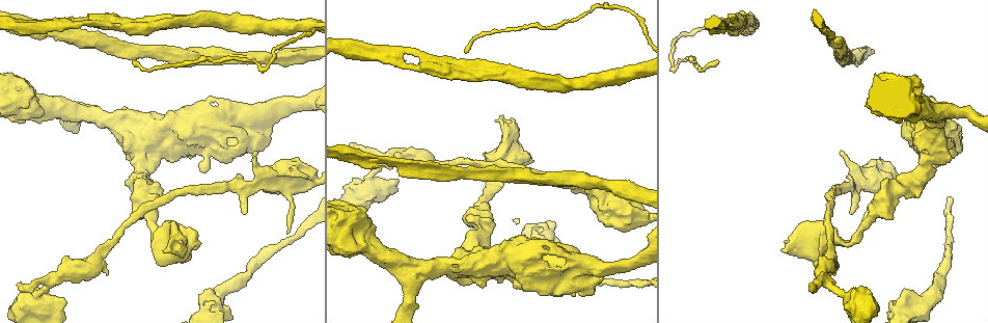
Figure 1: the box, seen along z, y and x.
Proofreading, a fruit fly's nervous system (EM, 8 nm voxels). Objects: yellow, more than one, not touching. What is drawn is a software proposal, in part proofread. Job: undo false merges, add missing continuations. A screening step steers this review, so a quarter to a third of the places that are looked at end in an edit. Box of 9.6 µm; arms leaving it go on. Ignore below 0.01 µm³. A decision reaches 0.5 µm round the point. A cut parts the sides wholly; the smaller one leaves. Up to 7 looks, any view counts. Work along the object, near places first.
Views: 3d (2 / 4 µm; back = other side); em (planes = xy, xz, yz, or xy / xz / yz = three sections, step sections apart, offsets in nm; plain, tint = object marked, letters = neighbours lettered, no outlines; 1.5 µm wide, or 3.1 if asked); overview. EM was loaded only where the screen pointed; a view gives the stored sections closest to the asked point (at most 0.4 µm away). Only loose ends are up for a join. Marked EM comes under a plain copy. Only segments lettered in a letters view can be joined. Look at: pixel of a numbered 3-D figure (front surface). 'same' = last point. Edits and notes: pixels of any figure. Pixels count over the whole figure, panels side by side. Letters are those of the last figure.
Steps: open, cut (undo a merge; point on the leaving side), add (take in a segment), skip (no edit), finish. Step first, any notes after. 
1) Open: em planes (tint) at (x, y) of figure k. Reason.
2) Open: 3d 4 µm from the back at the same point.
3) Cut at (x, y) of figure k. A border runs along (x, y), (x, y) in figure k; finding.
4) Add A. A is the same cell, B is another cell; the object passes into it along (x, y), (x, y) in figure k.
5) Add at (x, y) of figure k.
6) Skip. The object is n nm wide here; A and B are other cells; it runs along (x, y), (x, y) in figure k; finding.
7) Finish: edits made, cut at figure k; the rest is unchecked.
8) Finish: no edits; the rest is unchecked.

Open: em planes (letters) at (809, 284) of figure 1. An open end.

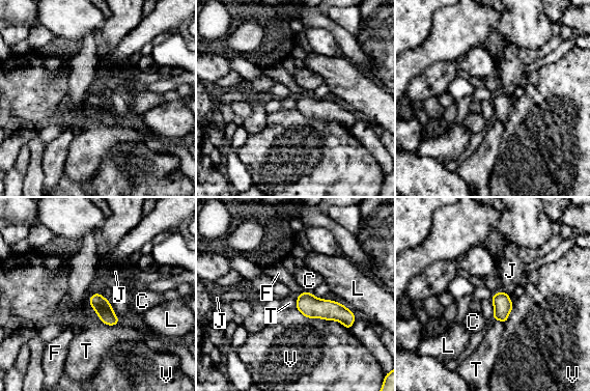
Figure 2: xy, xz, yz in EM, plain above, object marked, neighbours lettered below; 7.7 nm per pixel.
Skip. C, F, J, L, T and V are other cells; a border runs along (490, 300), (494, 306), (492, 318) in figure 2; none of them fits.

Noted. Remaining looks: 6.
Open: 3d 4 µm at (934, 110) of figure 1.

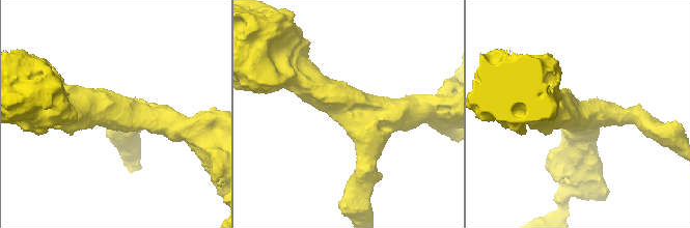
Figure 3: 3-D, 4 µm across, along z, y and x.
Open: em planes (letters) at (130, 119) of figure 3. Shape alone is not enough.

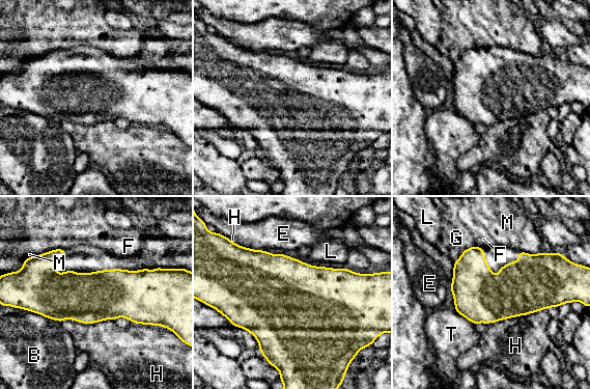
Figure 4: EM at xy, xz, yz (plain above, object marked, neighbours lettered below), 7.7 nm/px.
Skip. The longest contact is with H, 550 nm; B, E, F, G, H, L, M and T are other cells; continuous, no second cell.

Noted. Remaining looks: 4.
Open: 3d 4 µm from the back at (465, 52) of figure 1. Branch stops here.

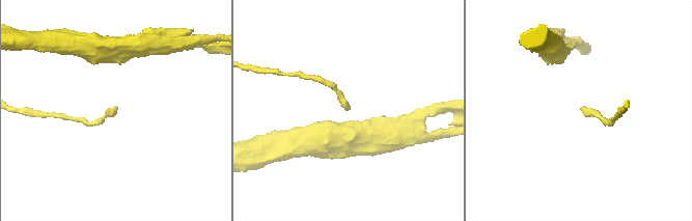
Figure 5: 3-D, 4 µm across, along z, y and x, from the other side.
Open: em planes (letters) at (350, 109) of figure 5.

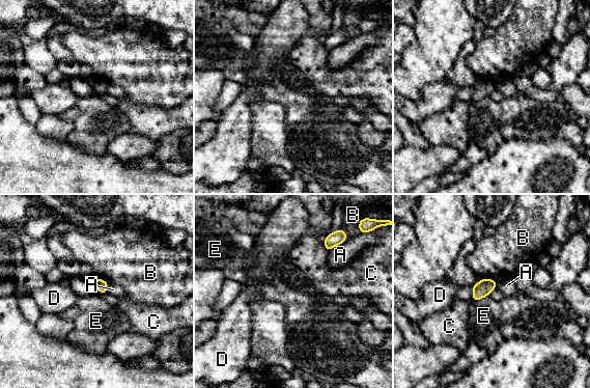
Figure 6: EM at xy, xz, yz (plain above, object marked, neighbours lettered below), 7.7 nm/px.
Skip. The longest contact is with B, 140 nm; A, B, C, D and E are other cells; no lettered segment goes on from it.

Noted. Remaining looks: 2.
Finish: no edits; the rest is unchecked.

